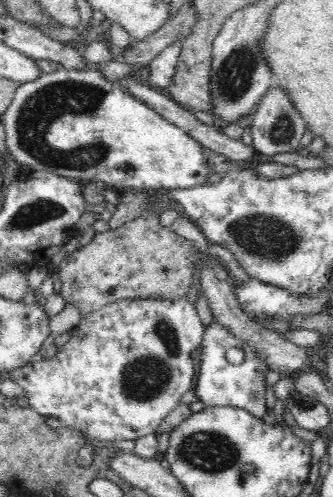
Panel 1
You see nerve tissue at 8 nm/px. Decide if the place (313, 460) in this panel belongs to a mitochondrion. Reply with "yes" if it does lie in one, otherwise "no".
no

